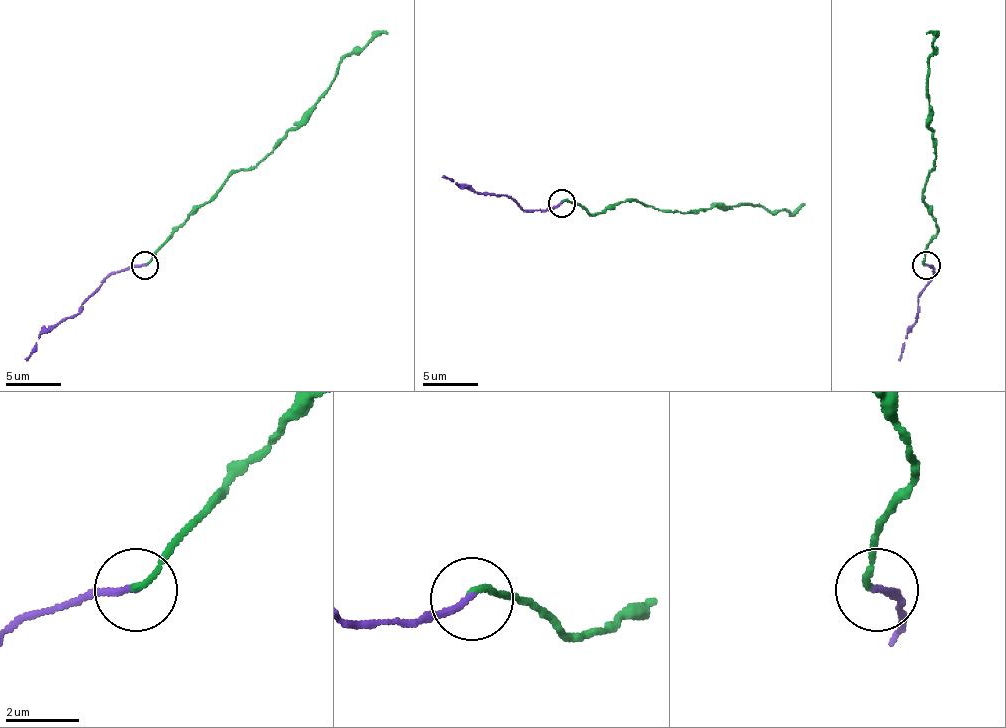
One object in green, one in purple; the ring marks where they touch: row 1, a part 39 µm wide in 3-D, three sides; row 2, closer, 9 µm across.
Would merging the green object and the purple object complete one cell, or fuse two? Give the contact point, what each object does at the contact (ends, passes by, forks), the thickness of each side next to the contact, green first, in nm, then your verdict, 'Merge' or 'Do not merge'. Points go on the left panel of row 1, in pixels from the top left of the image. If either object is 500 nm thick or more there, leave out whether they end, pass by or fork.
Place: (145, 265). At the ring green ends. At the ring purple ends. Thickness 170 nm (green) against 180 nm. Merge

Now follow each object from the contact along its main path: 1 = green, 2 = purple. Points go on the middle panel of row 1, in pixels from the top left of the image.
1: (561, 202), (578, 202), (591, 213), (602, 213), (627, 200), (682, 213), (732, 205), (792, 213), (804, 202)
2: (561, 202), (525, 211), (503, 194), (462, 189), (442, 175)

